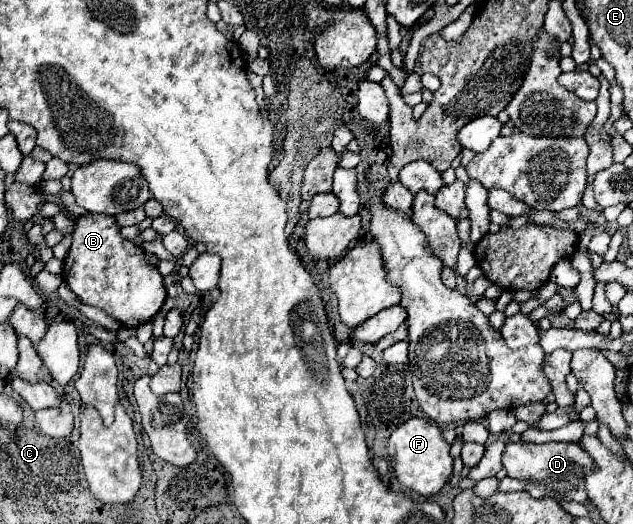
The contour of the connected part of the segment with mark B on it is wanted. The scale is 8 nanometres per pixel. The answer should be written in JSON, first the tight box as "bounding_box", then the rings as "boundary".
{"bounding_box":[63,213,167,329],"boundary":[[[85,213],[75,219],[73,245],[63,261],[63,279],[83,305],[103,309],[129,329],[151,321],[167,299],[163,277],[157,267],[145,261],[145,251],[121,237],[113,217],[97,213]]]}

